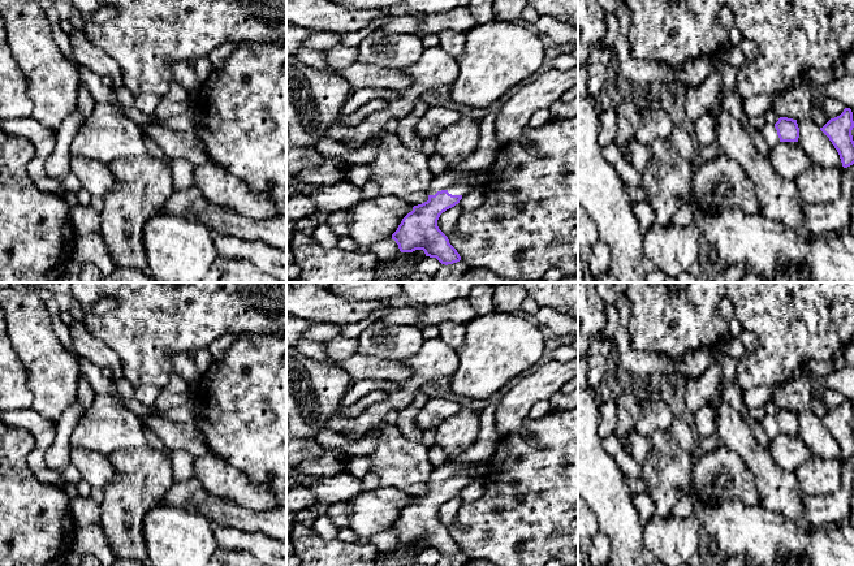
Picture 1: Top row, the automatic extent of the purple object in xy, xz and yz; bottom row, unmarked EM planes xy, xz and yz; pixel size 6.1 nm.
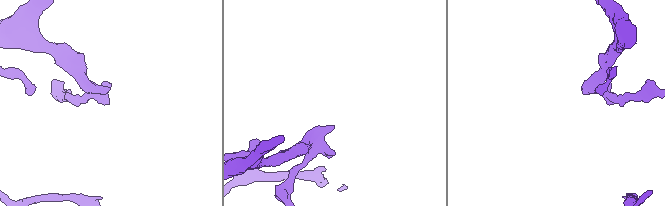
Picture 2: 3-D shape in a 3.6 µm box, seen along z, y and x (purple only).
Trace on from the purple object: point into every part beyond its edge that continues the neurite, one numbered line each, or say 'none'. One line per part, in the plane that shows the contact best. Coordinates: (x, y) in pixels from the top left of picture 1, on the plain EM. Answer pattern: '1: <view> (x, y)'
1: xz (457, 474)

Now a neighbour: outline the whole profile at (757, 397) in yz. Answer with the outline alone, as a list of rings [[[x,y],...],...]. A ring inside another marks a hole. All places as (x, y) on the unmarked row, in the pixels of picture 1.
[[[782,384],[775,385],[775,386],[759,385],[749,390],[742,390],[743,403],[749,409],[764,407],[771,401],[775,390],[781,385]]]

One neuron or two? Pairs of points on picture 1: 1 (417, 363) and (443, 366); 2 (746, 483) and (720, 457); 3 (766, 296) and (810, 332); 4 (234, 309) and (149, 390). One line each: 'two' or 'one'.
1: one
2: one
3: one
4: two

